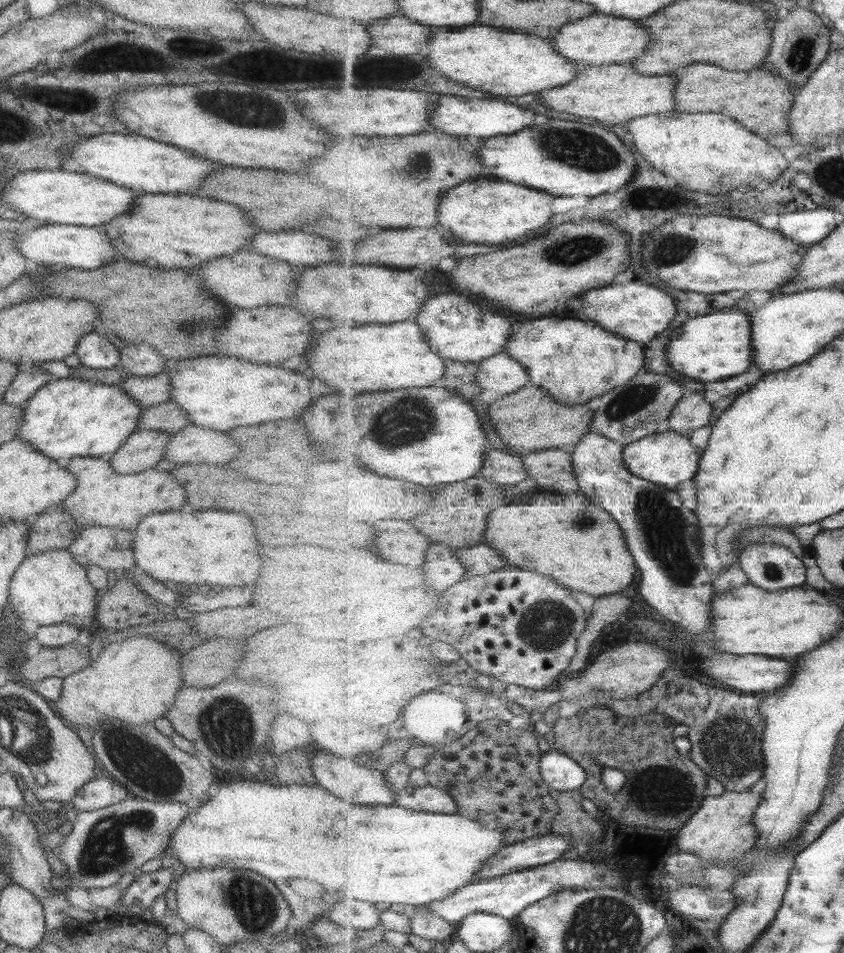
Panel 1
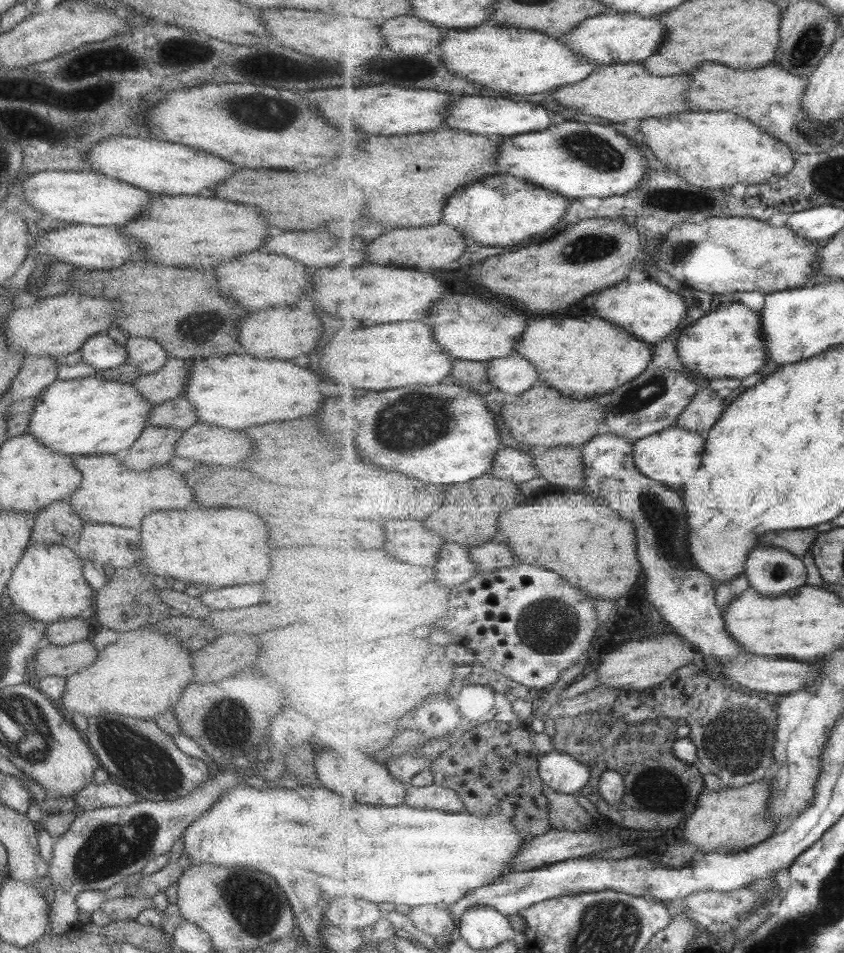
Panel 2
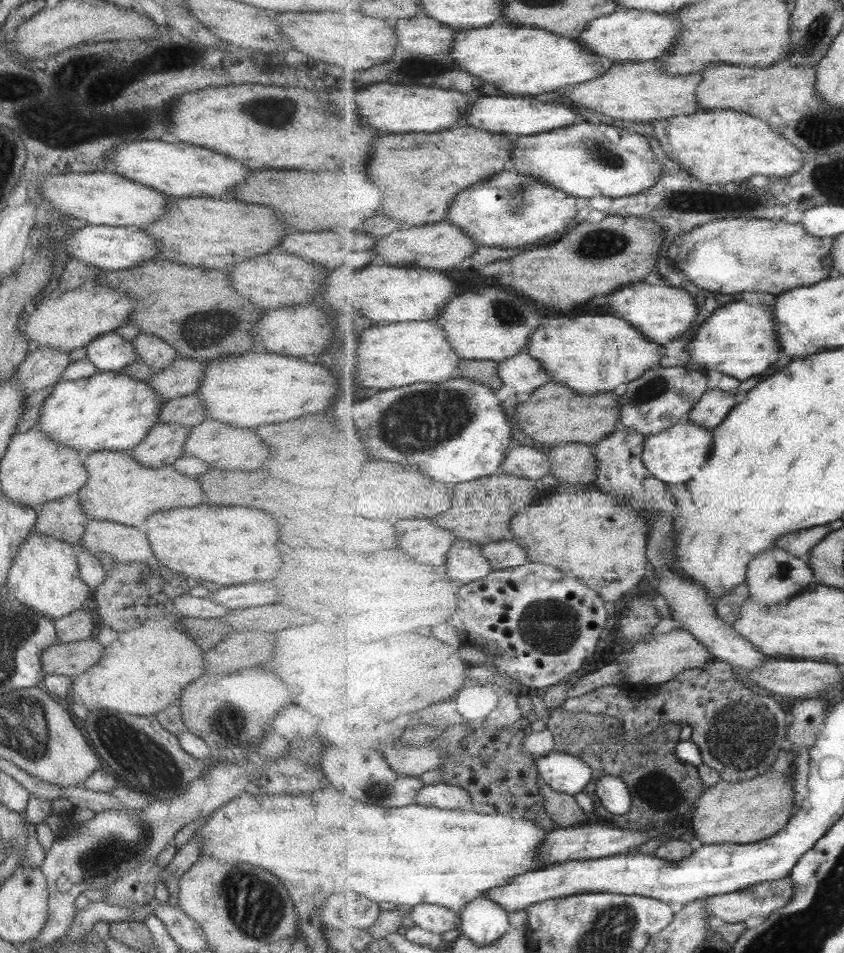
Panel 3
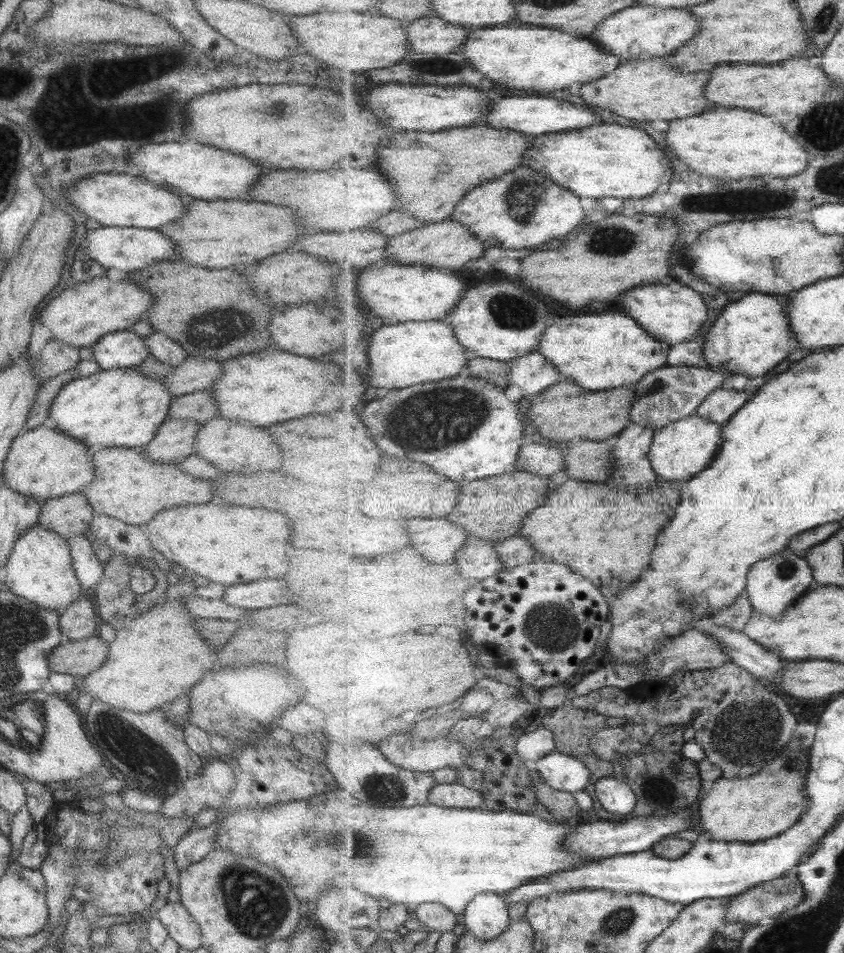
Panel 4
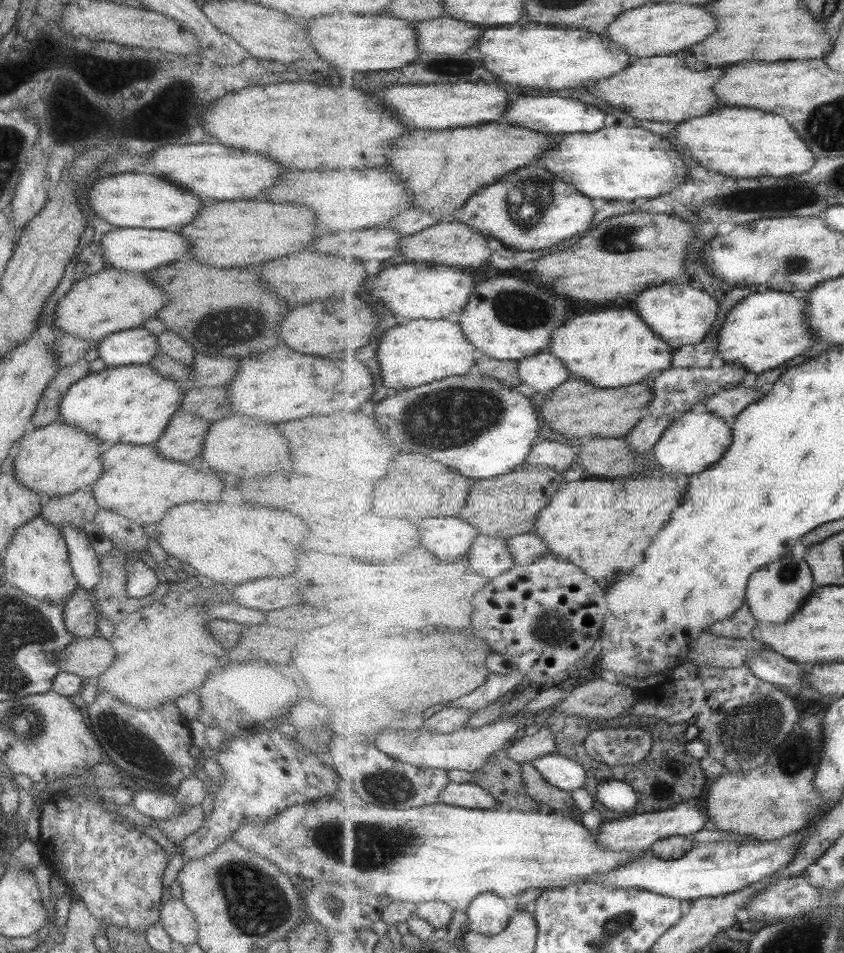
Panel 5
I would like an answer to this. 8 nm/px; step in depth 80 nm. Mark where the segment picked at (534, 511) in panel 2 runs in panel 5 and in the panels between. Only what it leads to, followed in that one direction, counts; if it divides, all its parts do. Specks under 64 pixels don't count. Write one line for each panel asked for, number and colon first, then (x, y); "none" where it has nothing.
3: (585, 532)
4: (583, 525)
5: (590, 522)

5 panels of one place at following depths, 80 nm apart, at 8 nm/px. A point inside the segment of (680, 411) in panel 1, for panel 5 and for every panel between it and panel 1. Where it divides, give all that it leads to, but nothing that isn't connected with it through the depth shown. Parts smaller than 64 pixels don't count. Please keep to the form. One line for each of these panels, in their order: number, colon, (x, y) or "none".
2: (706, 408)
3: (716, 404)
4: (721, 405)
5: (728, 404)

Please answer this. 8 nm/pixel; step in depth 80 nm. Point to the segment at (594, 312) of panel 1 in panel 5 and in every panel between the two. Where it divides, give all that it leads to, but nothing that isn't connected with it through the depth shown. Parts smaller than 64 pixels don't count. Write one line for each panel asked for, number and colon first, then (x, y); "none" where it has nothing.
2: (649, 311)
3: (662, 313)
4: (674, 314)
5: (681, 315)

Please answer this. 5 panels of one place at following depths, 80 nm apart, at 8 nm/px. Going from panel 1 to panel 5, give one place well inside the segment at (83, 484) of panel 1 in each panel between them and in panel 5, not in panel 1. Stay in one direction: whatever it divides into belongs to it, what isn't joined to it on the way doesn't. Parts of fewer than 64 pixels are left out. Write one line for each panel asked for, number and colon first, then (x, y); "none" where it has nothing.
2: (109, 493)
3: (118, 489)
4: (126, 486)
5: (137, 483)

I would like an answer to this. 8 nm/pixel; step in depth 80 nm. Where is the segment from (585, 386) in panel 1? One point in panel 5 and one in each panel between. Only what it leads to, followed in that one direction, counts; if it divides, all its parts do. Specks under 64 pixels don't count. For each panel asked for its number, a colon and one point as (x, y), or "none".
2: (584, 359)
3: (591, 354)
4: (600, 352)
5: (615, 348)

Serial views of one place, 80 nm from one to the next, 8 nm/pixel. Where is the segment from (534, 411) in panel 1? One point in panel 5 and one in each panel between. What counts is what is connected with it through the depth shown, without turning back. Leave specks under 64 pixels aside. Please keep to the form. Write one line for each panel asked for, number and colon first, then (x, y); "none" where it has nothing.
2: (541, 416)
3: (554, 414)
4: (566, 412)
5: (576, 409)

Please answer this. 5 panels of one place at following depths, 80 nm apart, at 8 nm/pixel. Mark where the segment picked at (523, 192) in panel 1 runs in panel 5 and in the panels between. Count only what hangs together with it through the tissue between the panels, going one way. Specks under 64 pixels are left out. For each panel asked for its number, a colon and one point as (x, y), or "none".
2: (501, 209)
3: (508, 210)
4: (484, 211)
5: (487, 211)

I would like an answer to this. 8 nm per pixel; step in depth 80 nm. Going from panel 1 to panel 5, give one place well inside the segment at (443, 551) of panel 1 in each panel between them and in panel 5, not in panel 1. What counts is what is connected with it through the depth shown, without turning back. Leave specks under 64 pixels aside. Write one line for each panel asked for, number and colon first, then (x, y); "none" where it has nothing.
2: (454, 567)
3: (466, 563)
4: (477, 560)
5: (489, 556)

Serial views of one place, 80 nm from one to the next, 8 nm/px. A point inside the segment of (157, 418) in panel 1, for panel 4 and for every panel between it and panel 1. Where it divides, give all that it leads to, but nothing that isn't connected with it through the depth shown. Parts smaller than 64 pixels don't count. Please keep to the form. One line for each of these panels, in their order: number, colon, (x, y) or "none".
2: (178, 413)
3: (188, 410)
4: (198, 406)

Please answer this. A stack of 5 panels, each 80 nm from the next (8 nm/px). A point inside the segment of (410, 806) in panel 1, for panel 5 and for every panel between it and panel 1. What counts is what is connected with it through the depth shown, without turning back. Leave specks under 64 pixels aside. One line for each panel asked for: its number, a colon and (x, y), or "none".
2: (434, 797)
3: (441, 796)
4: (456, 796)
5: (469, 795)

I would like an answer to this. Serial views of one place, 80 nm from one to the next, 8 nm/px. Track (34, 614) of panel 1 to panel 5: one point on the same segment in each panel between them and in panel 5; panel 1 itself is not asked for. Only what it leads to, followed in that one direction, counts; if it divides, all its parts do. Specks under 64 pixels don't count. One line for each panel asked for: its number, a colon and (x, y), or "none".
2: (47, 584)
3: (44, 576)
4: (39, 569)
5: (36, 561)

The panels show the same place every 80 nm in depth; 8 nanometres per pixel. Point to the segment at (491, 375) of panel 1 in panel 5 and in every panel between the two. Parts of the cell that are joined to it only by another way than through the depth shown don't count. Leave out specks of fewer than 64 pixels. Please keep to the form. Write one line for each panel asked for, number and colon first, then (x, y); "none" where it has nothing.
2: (510, 376)
3: (524, 373)
4: (533, 373)
5: (543, 372)

